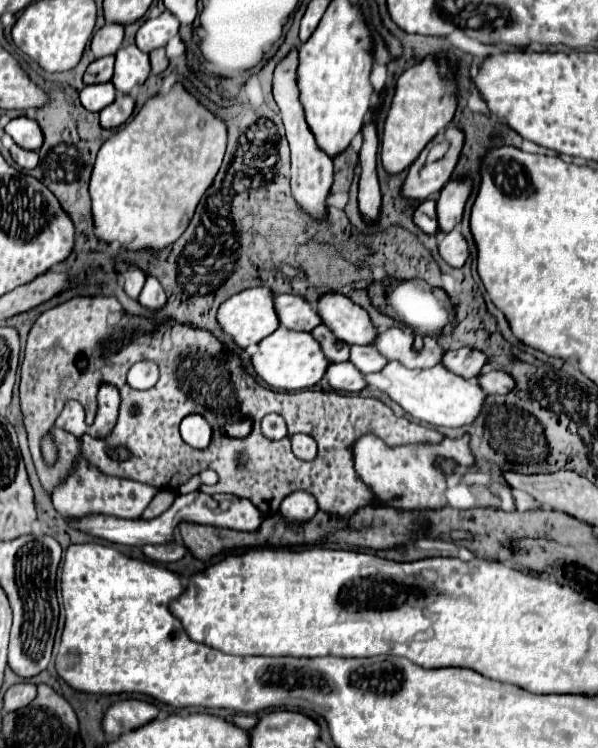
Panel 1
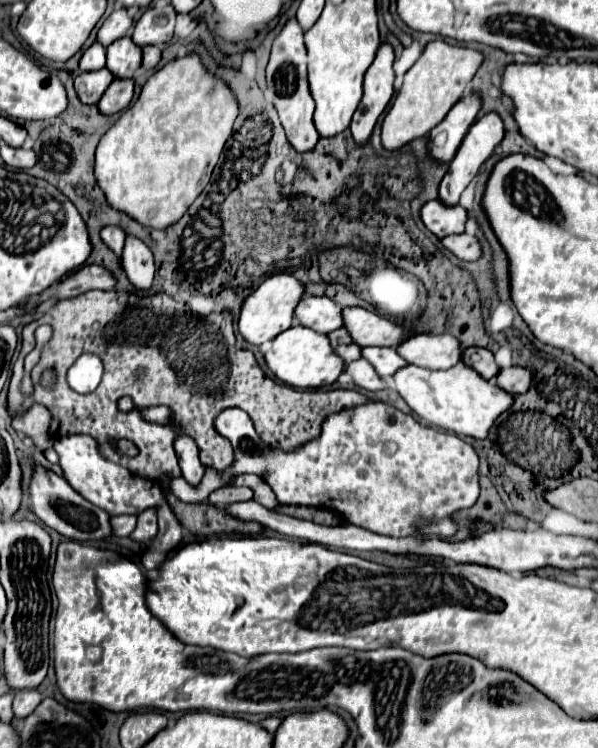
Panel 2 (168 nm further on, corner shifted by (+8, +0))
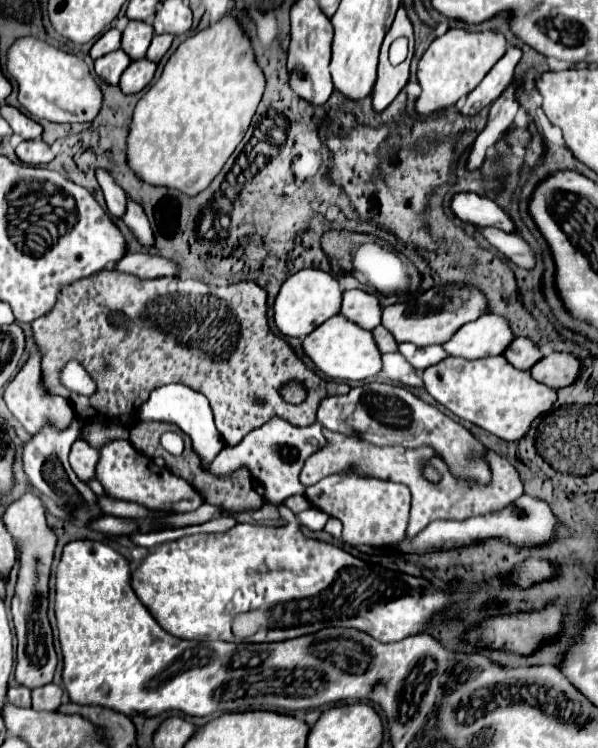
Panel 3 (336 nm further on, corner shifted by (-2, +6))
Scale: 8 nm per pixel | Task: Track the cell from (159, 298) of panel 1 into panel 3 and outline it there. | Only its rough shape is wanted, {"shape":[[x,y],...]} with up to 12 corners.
{"shape":[[127,195],[123,221],[143,245],[151,227],[143,207]]}

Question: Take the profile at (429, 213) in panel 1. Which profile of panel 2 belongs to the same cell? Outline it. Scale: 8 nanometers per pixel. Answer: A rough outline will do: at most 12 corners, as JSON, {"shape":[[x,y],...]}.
{"shape":[[435,199],[421,221],[435,237],[465,231],[467,211]]}

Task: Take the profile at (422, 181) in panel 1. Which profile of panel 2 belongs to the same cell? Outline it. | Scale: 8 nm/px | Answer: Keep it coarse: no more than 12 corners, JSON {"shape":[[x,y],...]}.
{"shape":[[469,93],[435,131],[447,133],[447,143],[431,151],[435,163],[449,165],[465,133],[481,109],[477,95]]}

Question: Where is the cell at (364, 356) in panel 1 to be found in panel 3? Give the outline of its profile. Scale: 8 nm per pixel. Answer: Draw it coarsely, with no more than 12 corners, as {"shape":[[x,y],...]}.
{"shape":[[401,343],[399,351],[421,371],[449,357],[441,345]]}

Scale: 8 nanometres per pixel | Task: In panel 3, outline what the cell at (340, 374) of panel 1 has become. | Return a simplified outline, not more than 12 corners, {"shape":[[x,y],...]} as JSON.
{"shape":[[401,353],[383,355],[383,373],[397,385],[423,387],[421,371]]}

